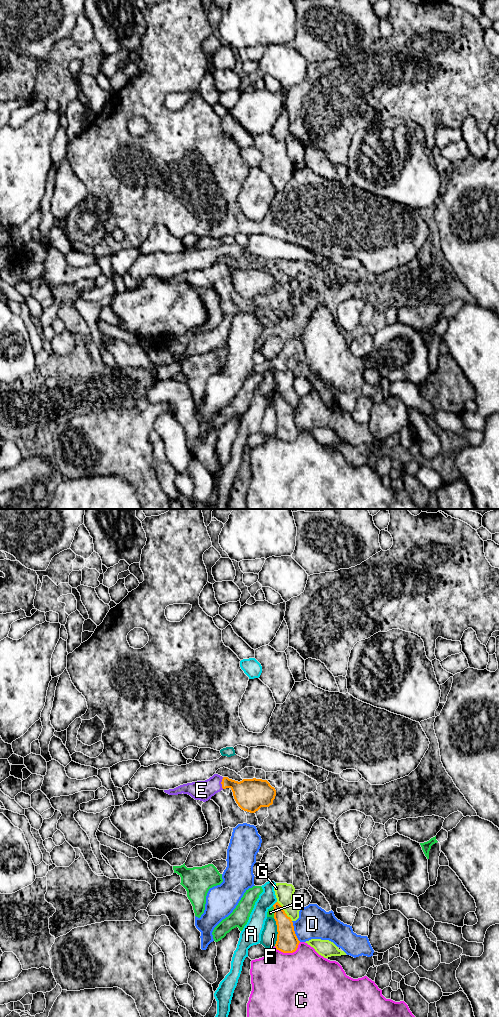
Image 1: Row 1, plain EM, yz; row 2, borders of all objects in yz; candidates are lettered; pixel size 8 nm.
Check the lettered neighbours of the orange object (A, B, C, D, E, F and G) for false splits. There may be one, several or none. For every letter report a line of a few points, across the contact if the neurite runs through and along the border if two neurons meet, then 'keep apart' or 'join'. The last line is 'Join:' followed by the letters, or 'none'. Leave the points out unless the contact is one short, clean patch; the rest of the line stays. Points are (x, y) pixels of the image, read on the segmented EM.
A: keep apart
B: line yz (272, 906), (274, 917); keep apart
C: keep apart
D: keep apart
E: line yz (250, 794), (233, 784), (221, 783), (216, 783), (201, 790); join
F: keep apart
G: keep apart
Join: E

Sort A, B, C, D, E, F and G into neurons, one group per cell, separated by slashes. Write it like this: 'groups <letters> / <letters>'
groups A / B / C / D / E / F / G

